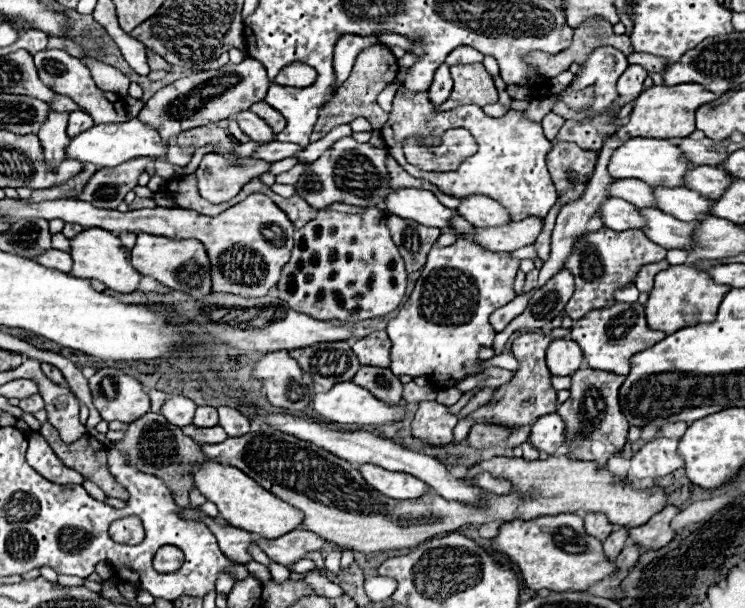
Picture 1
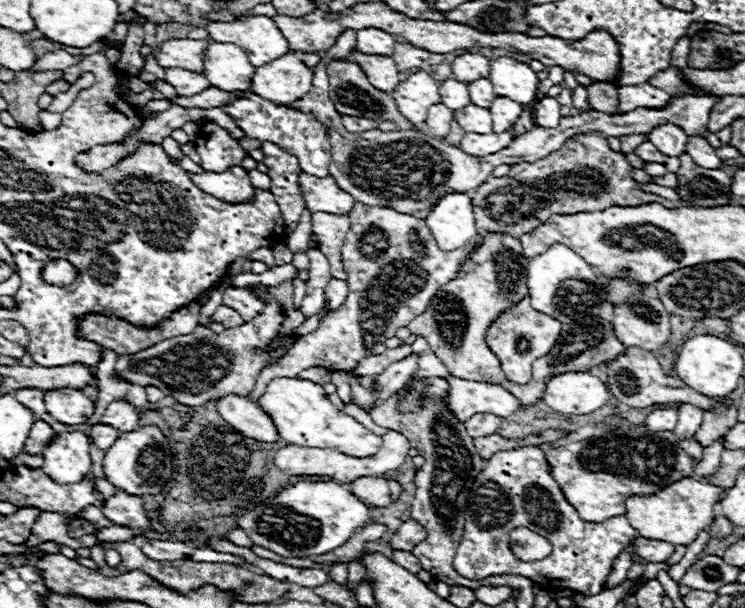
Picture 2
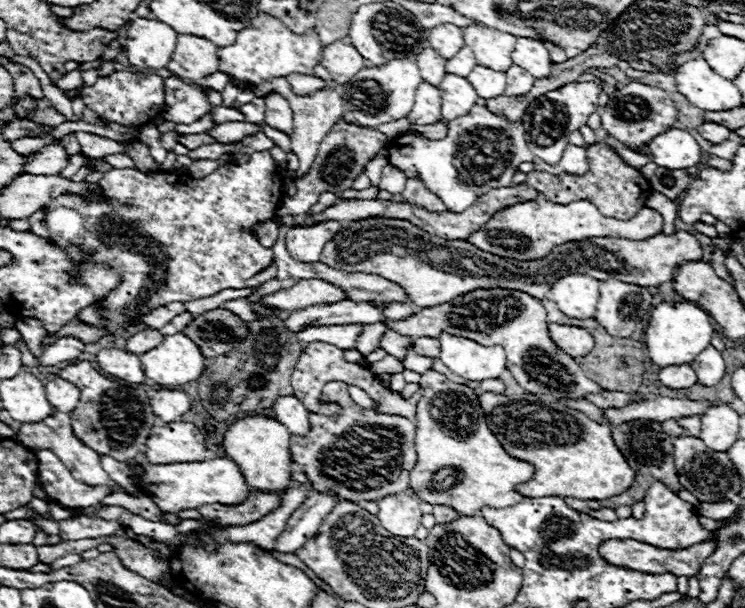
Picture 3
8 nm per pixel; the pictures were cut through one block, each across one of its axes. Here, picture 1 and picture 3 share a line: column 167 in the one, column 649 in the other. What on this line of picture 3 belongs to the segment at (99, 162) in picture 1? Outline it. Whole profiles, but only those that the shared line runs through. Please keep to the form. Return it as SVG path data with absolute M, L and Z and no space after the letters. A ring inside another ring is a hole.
M670 128L658 134L648 148L652 162L670 170L686 170L702 162L702 148L686 130Z

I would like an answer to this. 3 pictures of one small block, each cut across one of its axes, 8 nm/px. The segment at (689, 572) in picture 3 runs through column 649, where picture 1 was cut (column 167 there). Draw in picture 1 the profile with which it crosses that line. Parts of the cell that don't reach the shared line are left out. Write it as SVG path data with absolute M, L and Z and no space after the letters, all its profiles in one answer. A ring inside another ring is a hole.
M162 546L154 556L154 568L158 572L176 572L184 564L184 554L176 546Z

